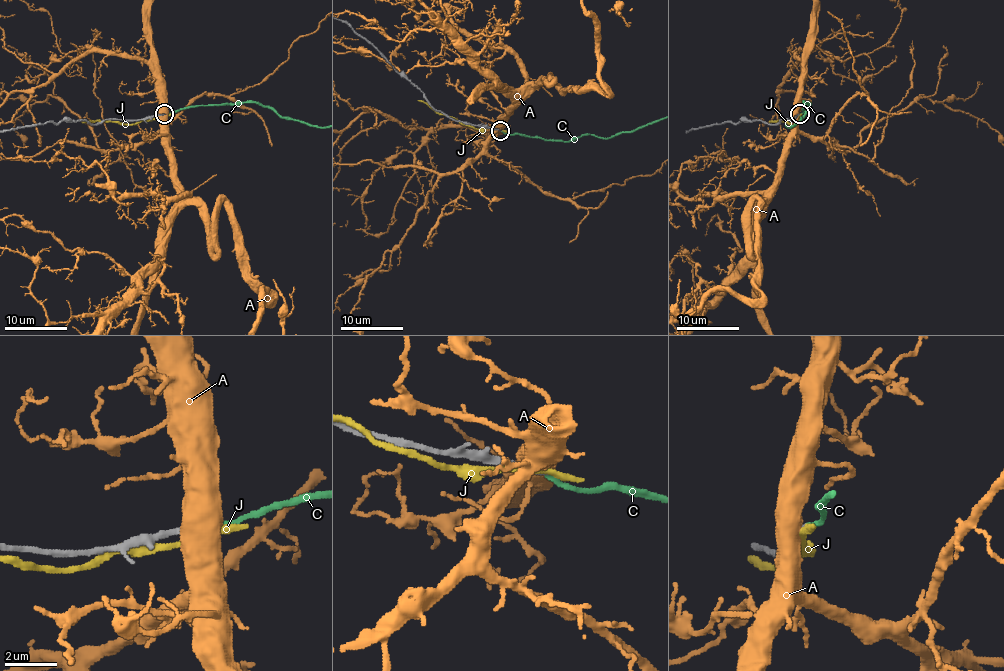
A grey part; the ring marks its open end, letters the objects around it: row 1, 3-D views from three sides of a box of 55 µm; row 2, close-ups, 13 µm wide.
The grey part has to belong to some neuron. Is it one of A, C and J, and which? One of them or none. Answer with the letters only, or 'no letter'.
C

